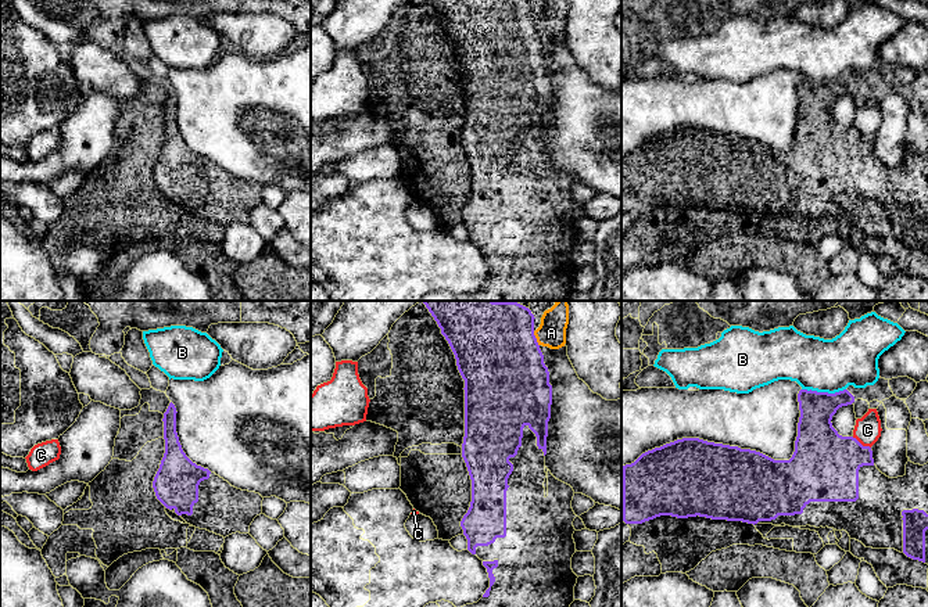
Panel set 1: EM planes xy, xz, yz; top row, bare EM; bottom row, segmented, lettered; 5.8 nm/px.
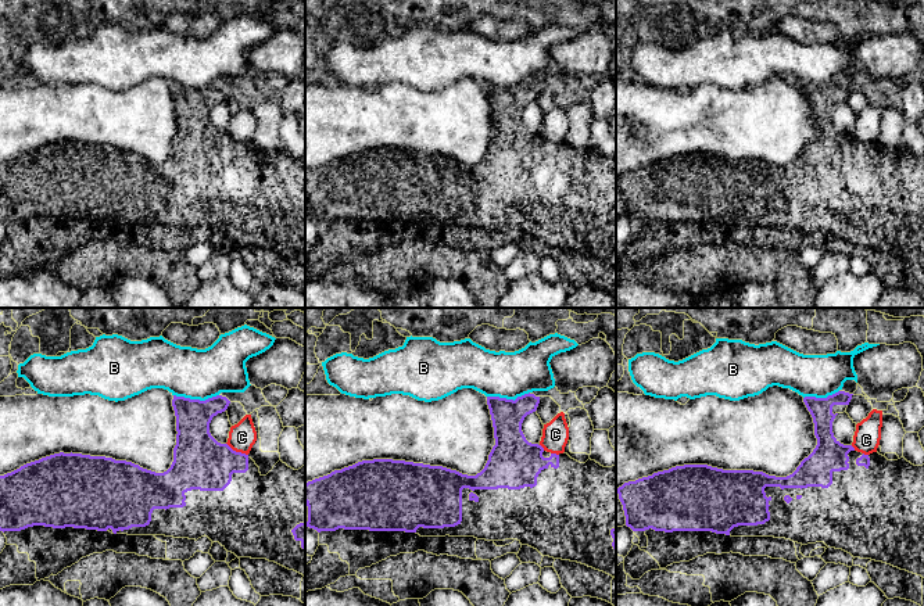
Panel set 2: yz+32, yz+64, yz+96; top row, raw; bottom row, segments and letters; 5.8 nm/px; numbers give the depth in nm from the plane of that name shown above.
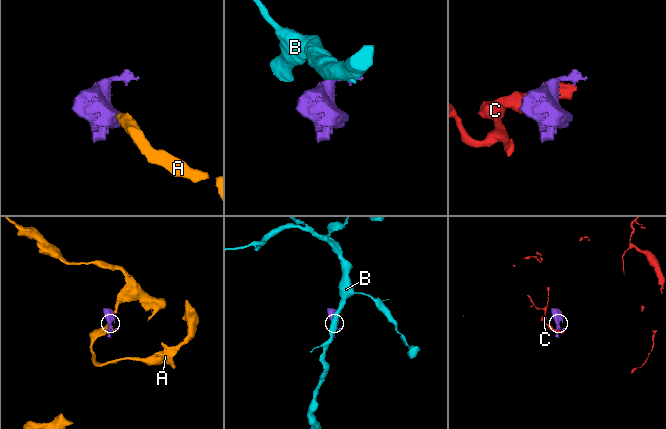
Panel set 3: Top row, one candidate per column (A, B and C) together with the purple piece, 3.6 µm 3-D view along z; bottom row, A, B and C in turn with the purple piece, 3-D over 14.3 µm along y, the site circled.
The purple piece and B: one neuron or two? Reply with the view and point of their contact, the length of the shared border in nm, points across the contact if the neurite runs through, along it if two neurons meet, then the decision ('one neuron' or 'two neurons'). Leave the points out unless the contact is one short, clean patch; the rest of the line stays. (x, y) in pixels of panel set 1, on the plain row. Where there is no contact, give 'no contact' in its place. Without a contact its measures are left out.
contact yz (824, 82); length 260 nm; border yz (802, 78), (824, 82), (845, 79); two neurons

